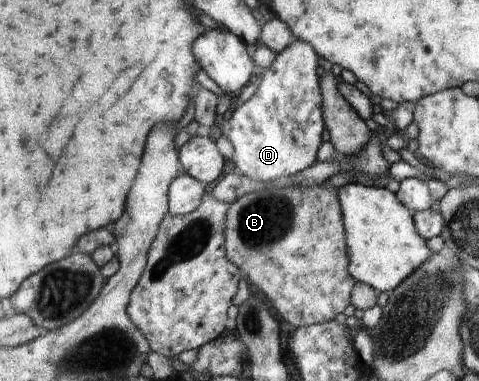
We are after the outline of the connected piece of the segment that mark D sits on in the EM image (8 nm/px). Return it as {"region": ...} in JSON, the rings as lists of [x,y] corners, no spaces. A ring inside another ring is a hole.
{"region":[[[293,40],[266,68],[255,94],[235,107],[226,138],[233,145],[231,160],[237,172],[269,184],[281,176],[291,178],[316,163],[323,142],[321,134],[326,128],[319,58],[319,53],[308,42]]]}

